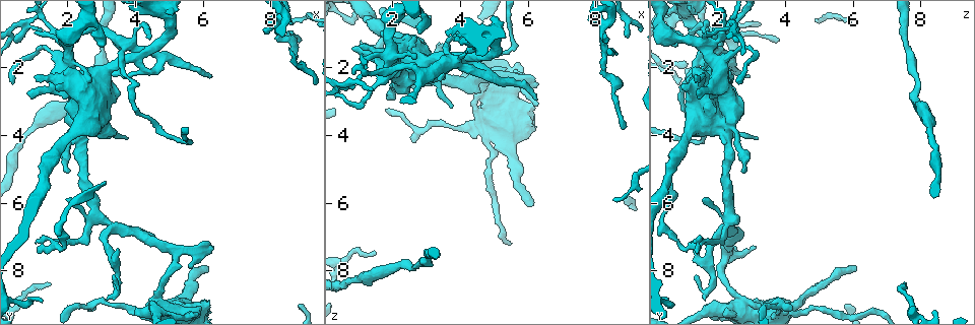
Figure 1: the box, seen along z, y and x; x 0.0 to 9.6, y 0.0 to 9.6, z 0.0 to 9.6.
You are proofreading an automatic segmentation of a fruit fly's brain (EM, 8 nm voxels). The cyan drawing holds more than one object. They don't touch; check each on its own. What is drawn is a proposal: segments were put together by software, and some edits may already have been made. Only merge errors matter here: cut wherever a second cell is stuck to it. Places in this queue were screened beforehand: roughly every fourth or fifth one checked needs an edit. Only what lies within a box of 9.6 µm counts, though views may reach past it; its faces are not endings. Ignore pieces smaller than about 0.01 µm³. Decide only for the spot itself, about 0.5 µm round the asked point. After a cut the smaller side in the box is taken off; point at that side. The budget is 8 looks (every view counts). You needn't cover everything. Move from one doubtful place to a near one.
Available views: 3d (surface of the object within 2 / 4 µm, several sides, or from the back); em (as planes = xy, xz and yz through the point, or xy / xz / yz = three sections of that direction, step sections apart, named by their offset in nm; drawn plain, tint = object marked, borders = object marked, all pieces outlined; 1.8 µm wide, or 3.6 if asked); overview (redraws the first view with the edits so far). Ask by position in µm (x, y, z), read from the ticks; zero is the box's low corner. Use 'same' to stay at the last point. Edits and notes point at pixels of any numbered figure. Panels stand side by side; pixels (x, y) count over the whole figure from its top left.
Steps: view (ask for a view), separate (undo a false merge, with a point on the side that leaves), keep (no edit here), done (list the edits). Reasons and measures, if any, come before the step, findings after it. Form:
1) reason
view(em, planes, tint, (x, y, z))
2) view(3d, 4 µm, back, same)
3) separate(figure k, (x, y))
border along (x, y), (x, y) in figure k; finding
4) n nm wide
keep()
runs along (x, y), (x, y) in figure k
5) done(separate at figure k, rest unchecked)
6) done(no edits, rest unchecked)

view(3d, 4 µm, (2.90, 6.40, 2.45))

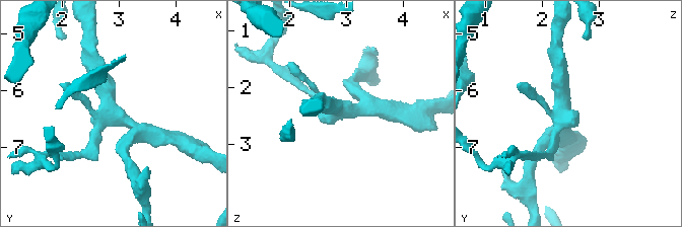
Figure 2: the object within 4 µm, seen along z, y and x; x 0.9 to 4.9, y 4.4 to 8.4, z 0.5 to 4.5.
need the tissue
view(em, planes, tint, (2.85, 6.40, 2.35))

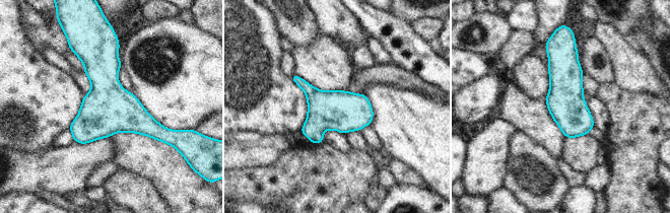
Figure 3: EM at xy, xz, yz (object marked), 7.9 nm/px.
keep()
all the same cell

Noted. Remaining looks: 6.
sharp bend
view(em, 3.6 µm, yz, step 8, tint, (4.65, 9.05, 2.65))

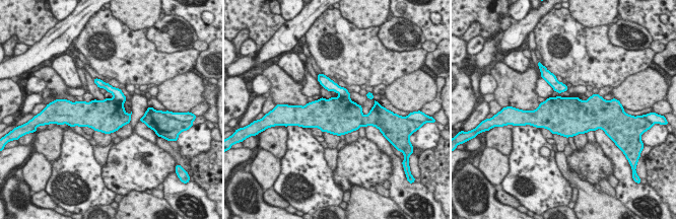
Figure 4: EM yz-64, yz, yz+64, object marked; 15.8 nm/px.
500 nm wide
separate(figure 4, (117, 92))
border along (113, 98), (123, 103) in figure 4; two cells meet here

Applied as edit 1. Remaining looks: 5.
done(separate at figure 4, rest unchecked)

